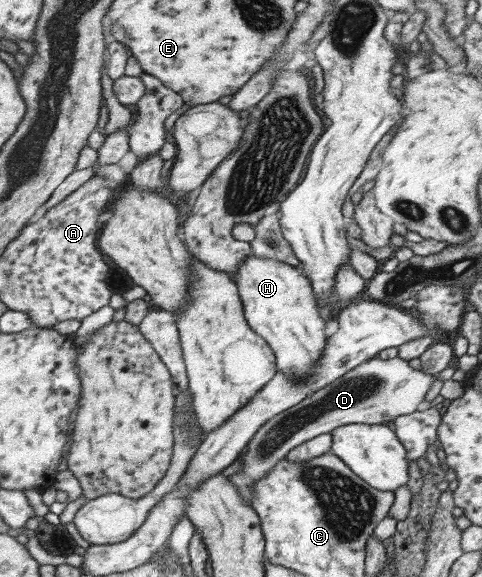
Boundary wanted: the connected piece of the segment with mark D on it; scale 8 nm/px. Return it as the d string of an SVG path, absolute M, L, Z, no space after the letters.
M399 356L389 360L374 357L263 424L243 452L243 471L229 478L238 486L244 501L252 506L252 484L269 476L274 466L298 444L303 444L314 436L330 433L344 424L387 425L387 422L394 421L399 416L411 414L425 403L425 394L436 378L451 380L455 371L456 367L453 365L438 375L428 375L421 369L412 368Z

